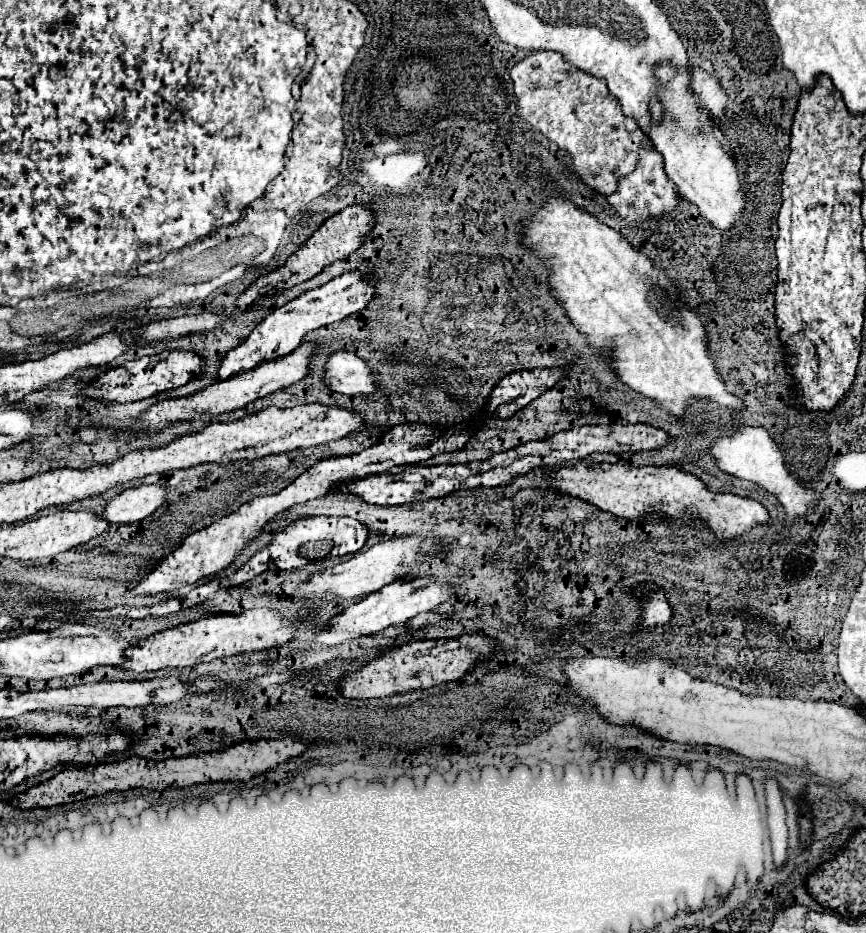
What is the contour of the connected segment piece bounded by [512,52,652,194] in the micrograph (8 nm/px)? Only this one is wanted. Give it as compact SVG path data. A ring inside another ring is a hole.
M532 52L528 58L524 58L512 68L512 80L514 92L518 96L520 116L536 130L540 130L548 140L556 142L560 148L572 154L574 170L588 186L592 186L600 194L616 192L618 180L636 170L640 148L652 148L652 140L640 130L640 126L632 118L622 114L620 102L608 92L606 80L600 80L576 68L556 52Z

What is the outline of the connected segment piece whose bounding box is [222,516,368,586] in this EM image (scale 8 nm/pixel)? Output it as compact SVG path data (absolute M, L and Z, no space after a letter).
M312 516L312 518L302 518L302 520L294 522L294 524L290 524L280 534L276 534L274 540L270 542L270 546L266 546L264 550L260 550L258 554L254 554L250 558L250 562L246 562L230 578L222 578L222 582L230 584L230 586L238 586L238 584L244 584L244 582L252 580L260 572L268 570L268 560L270 558L274 560L276 568L280 568L280 570L296 570L296 568L308 564L308 558L300 556L300 548L304 544L316 542L316 540L334 540L334 548L330 550L328 558L338 558L338 556L344 556L344 554L358 552L366 544L366 540L368 540L368 526L362 524L360 520L354 520L354 518L348 518L348 516Z

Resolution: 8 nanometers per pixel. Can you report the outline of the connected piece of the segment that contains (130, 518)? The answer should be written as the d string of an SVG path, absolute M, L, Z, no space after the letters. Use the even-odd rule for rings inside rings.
M142 484L138 488L128 488L108 502L102 516L114 524L132 524L148 518L166 502L168 488L162 484Z

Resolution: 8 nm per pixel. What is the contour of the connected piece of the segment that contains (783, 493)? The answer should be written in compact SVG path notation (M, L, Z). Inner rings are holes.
M742 426L736 434L722 434L720 438L714 440L712 446L712 456L716 458L716 464L720 470L734 474L738 478L744 480L752 480L758 482L760 486L768 486L766 490L770 494L774 494L780 504L784 506L786 514L788 514L788 522L794 522L796 518L800 518L802 514L806 514L806 510L814 508L814 504L818 502L820 494L816 494L814 490L808 490L804 486L800 486L784 468L784 458L780 456L780 450L776 446L776 442L770 438L770 434L764 428L750 428L750 426Z

